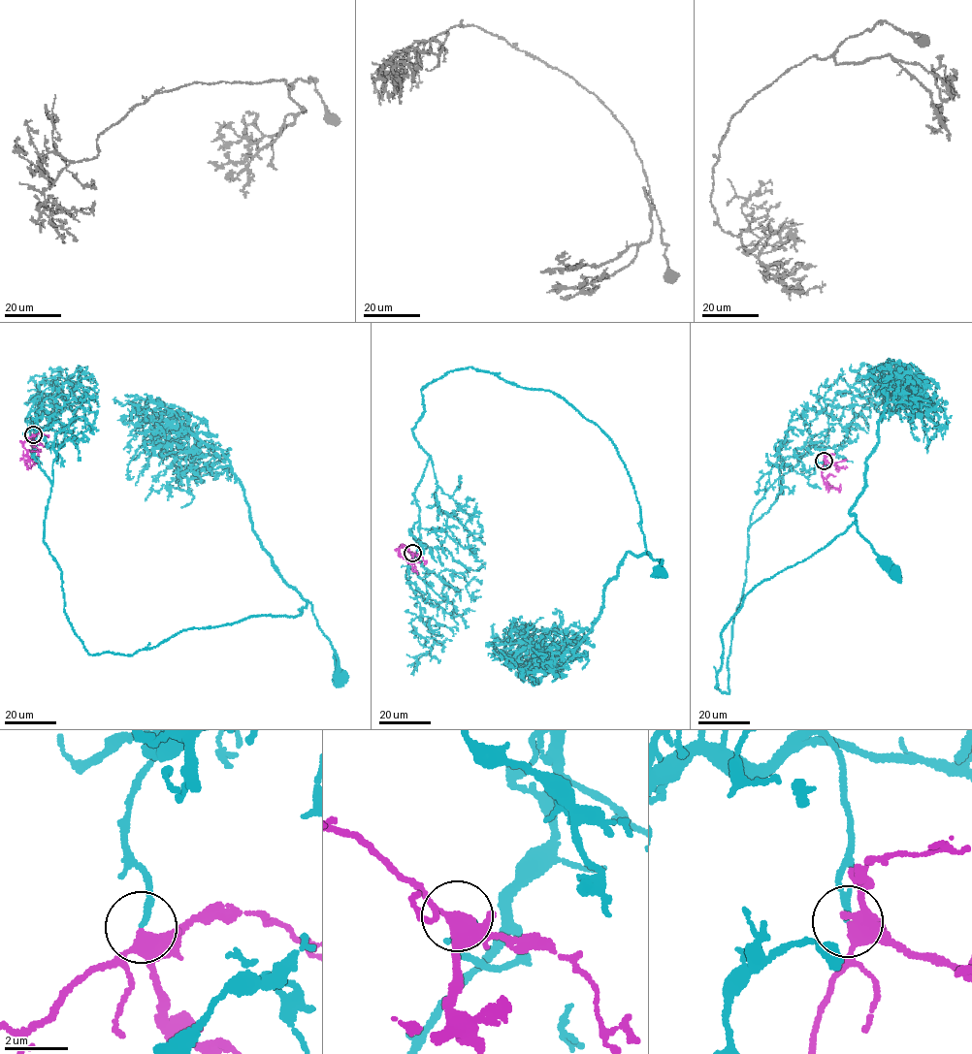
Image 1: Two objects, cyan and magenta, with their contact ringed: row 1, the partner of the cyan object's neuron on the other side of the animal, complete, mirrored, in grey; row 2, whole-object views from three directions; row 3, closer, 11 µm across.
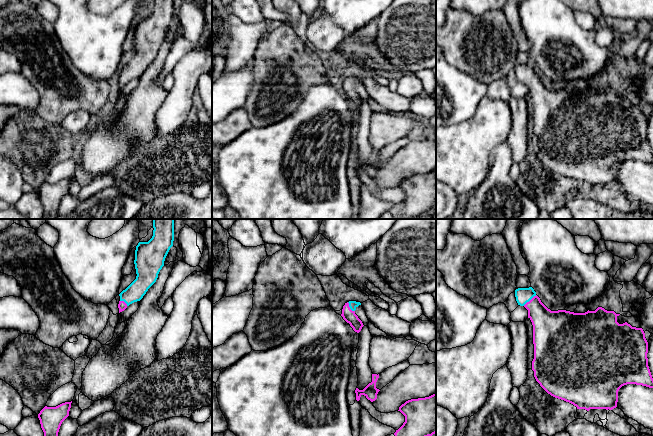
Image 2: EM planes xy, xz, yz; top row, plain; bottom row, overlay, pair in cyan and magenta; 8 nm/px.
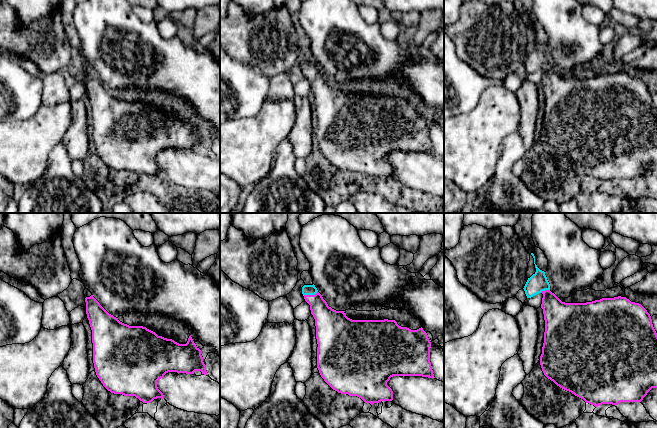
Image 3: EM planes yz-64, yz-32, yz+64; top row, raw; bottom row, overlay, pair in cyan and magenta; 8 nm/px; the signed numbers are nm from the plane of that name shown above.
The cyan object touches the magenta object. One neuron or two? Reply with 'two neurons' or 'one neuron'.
one neuron

